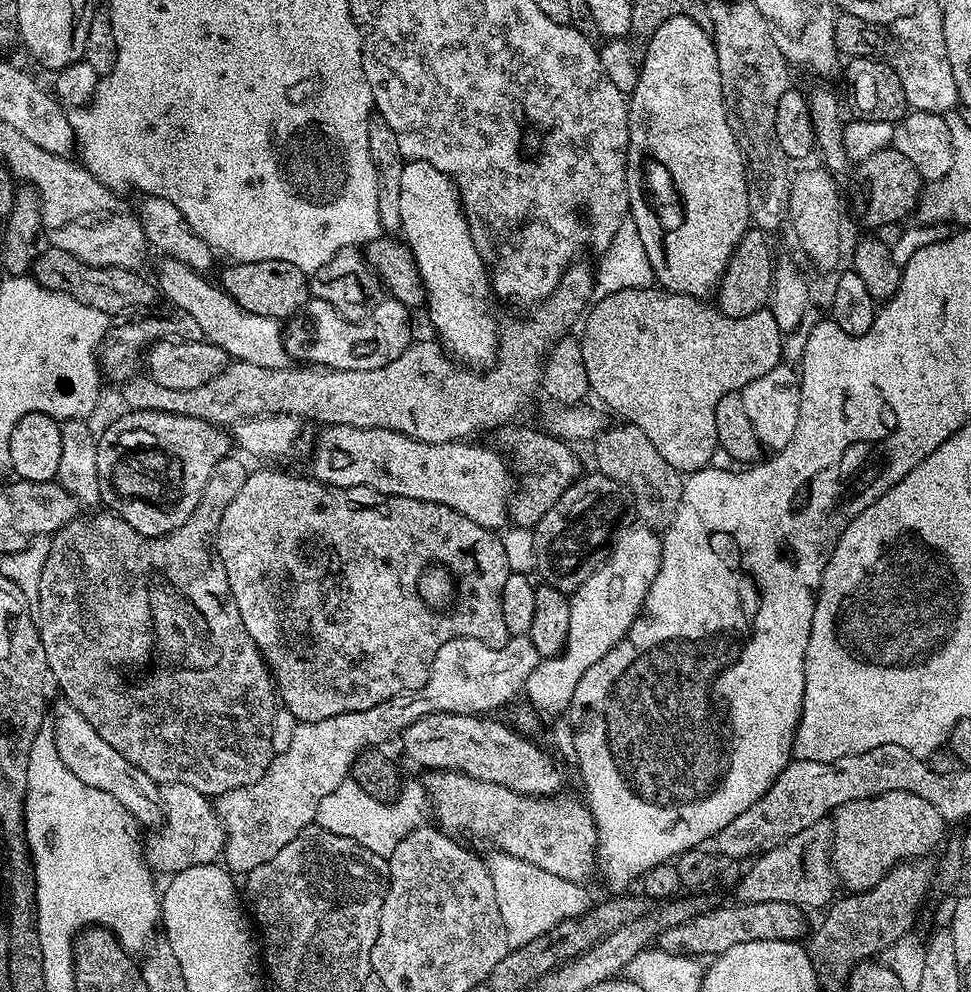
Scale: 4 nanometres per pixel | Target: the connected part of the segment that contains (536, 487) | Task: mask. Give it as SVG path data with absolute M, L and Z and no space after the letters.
M505 426L498 432L501 444L499 447L510 457L510 464L518 481L518 487L508 501L508 515L513 525L516 523L520 528L532 530L544 517L546 510L550 510L550 506L554 506L554 502L558 502L558 498L566 494L569 486L581 475L582 469L579 458L559 436L547 431L535 432L532 428L516 427Z

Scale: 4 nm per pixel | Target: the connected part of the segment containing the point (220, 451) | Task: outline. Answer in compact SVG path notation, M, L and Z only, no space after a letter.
M154 410L129 411L124 417L114 422L105 433L102 433L96 442L96 449L98 450L98 490L100 491L100 504L107 511L121 516L134 531L143 536L164 536L168 532L173 532L175 528L182 526L182 522L186 522L186 518L190 518L190 514L194 514L194 510L206 490L208 479L214 470L214 466L218 466L218 462L222 462L222 458L229 455L230 448L228 448L228 440L230 444L230 436L229 433L227 436L224 432L227 431L221 425L212 424L209 420L203 420L202 418L190 418L189 416L179 416L178 414L170 414L169 412L155 412Z

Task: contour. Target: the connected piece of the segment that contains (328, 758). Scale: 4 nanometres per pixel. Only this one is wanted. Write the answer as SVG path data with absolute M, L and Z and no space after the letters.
M528 635L513 636L508 639L506 646L501 648L492 648L480 640L465 636L454 638L438 650L426 686L422 686L417 692L395 696L394 699L382 702L365 712L338 714L334 718L322 718L322 722L297 723L296 729L292 731L290 746L286 746L284 752L273 755L272 765L268 767L265 776L258 778L258 782L250 786L230 790L215 797L214 807L224 824L222 860L228 872L247 874L254 871L258 866L262 866L262 862L270 862L270 858L274 858L274 854L278 854L282 846L290 843L303 828L309 827L318 814L318 802L322 802L322 798L326 798L326 794L330 794L330 790L337 788L343 780L349 779L354 758L358 758L360 752L384 746L387 740L392 740L395 736L397 739L415 720L435 712L453 712L467 716L495 713L495 708L510 703L516 695L519 697L523 693L524 683L528 681L541 659Z

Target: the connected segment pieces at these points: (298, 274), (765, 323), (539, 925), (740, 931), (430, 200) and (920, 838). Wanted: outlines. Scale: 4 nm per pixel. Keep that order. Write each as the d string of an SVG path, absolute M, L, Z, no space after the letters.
M267 260L266 262L250 262L242 264L232 262L229 268L218 277L218 283L242 310L250 310L252 314L269 316L272 320L287 321L309 303L309 277L298 266L290 266L290 262Z
M659 286L618 290L617 293L610 294L597 304L591 305L589 317L586 318L586 330L584 335L579 337L579 341L591 395L593 397L596 395L610 411L617 412L620 415L617 417L621 421L638 426L638 430L642 430L642 434L646 434L646 438L654 442L654 450L658 450L658 454L662 454L662 458L666 458L666 462L670 462L670 466L674 466L681 474L697 472L698 469L707 468L713 463L712 455L717 455L718 452L714 426L714 410L718 410L718 402L722 402L726 394L739 392L754 378L762 378L762 374L770 374L770 370L774 370L782 363L784 351L784 336L778 330L778 322L774 322L774 314L767 307L742 318L730 318L724 316L720 309L711 303L708 305L703 299L669 292Z
M493 851L489 856L492 857L487 857L486 863L494 884L494 898L502 914L502 926L506 926L508 943L513 949L526 942L534 942L534 938L546 934L546 930L558 926L563 920L575 920L576 917L584 915L594 903L593 897L588 897L584 884L558 878L558 874L549 874L547 870L542 870L530 862L522 862L522 858L514 858L505 852Z
M790 902L731 903L725 908L709 907L678 926L670 926L670 930L658 938L658 948L663 952L681 952L696 958L715 958L730 950L730 946L742 946L746 942L759 940L799 941L800 935L809 931L808 920L804 917L806 912L801 905Z
M407 161L402 170L402 195L398 210L402 214L402 239L412 251L418 266L420 283L426 293L428 320L437 332L435 335L439 343L461 365L491 365L498 351L498 324L496 328L495 318L488 316L493 300L492 281L484 260L474 246L452 177L442 174L438 166L430 166L430 162Z
M887 792L874 798L846 802L831 813L830 819L832 869L836 871L837 881L843 887L845 884L849 893L873 888L895 864L927 856L940 839L945 839L946 822L942 814L938 814L930 802L918 798L918 794Z

